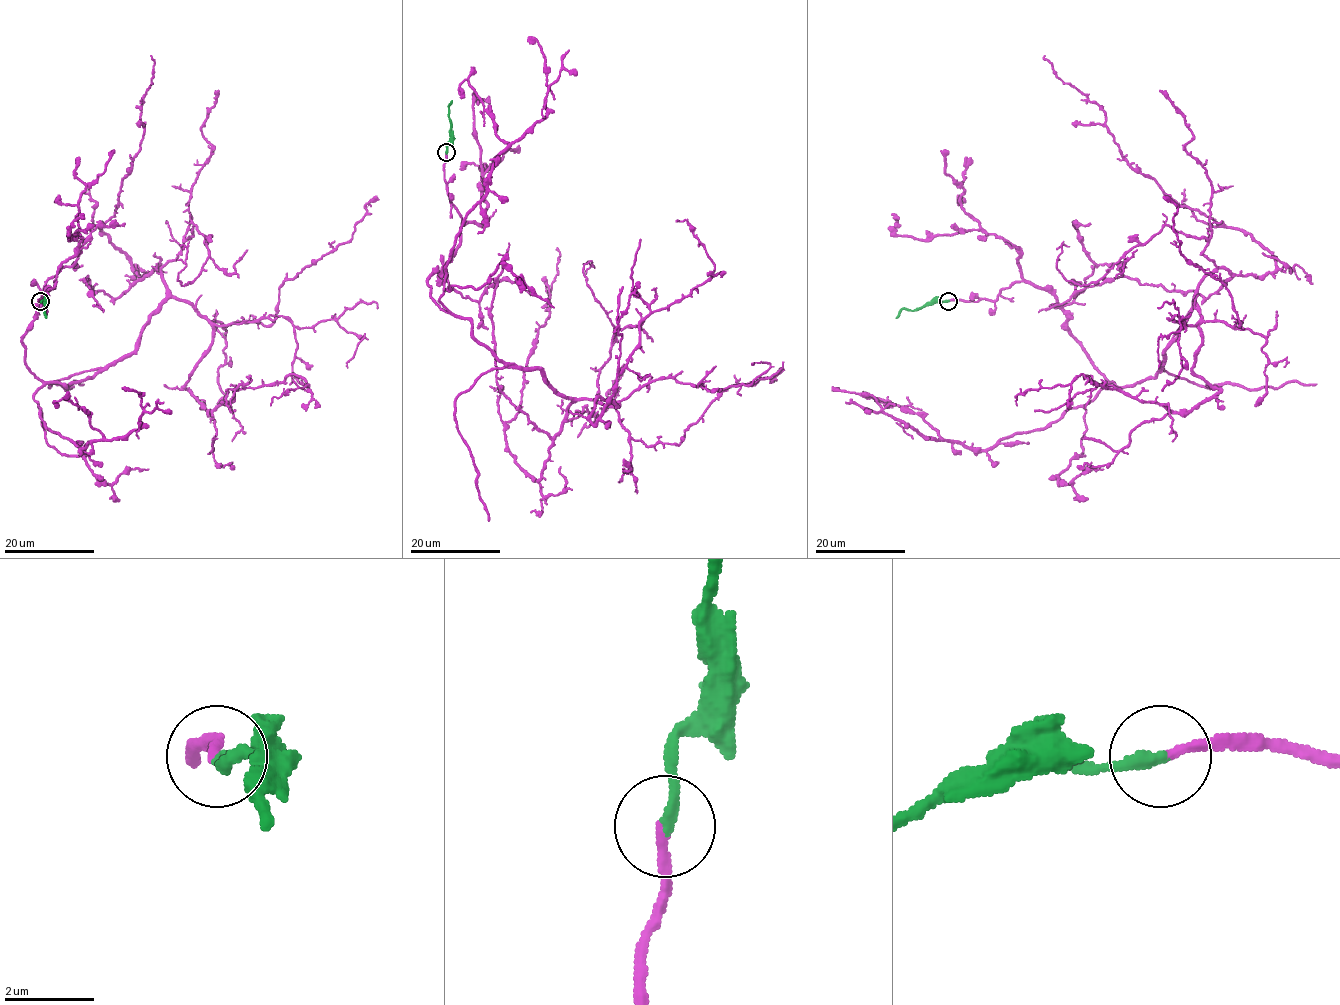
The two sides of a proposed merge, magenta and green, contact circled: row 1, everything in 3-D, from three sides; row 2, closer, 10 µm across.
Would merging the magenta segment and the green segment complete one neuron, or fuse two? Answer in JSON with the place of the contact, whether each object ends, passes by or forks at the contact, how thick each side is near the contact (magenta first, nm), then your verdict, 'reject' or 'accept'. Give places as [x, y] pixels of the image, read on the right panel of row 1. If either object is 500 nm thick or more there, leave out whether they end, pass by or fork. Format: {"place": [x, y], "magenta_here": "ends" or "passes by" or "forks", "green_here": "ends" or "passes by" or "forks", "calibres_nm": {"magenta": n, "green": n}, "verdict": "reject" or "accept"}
{"place": [948, 301], "magenta_here": "ends", "green_here": "ends", "calibres_nm": {"magenta": 200, "green": 260}, "verdict": "accept"}

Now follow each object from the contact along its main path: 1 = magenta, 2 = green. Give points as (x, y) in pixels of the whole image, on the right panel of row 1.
1: (948, 300), (1045, 288), (1130, 386), (1206, 275), (1275, 270), (1137, 172), (1044, 56)
2: (948, 300), (927, 303), (913, 310), (903, 308), (896, 317)

